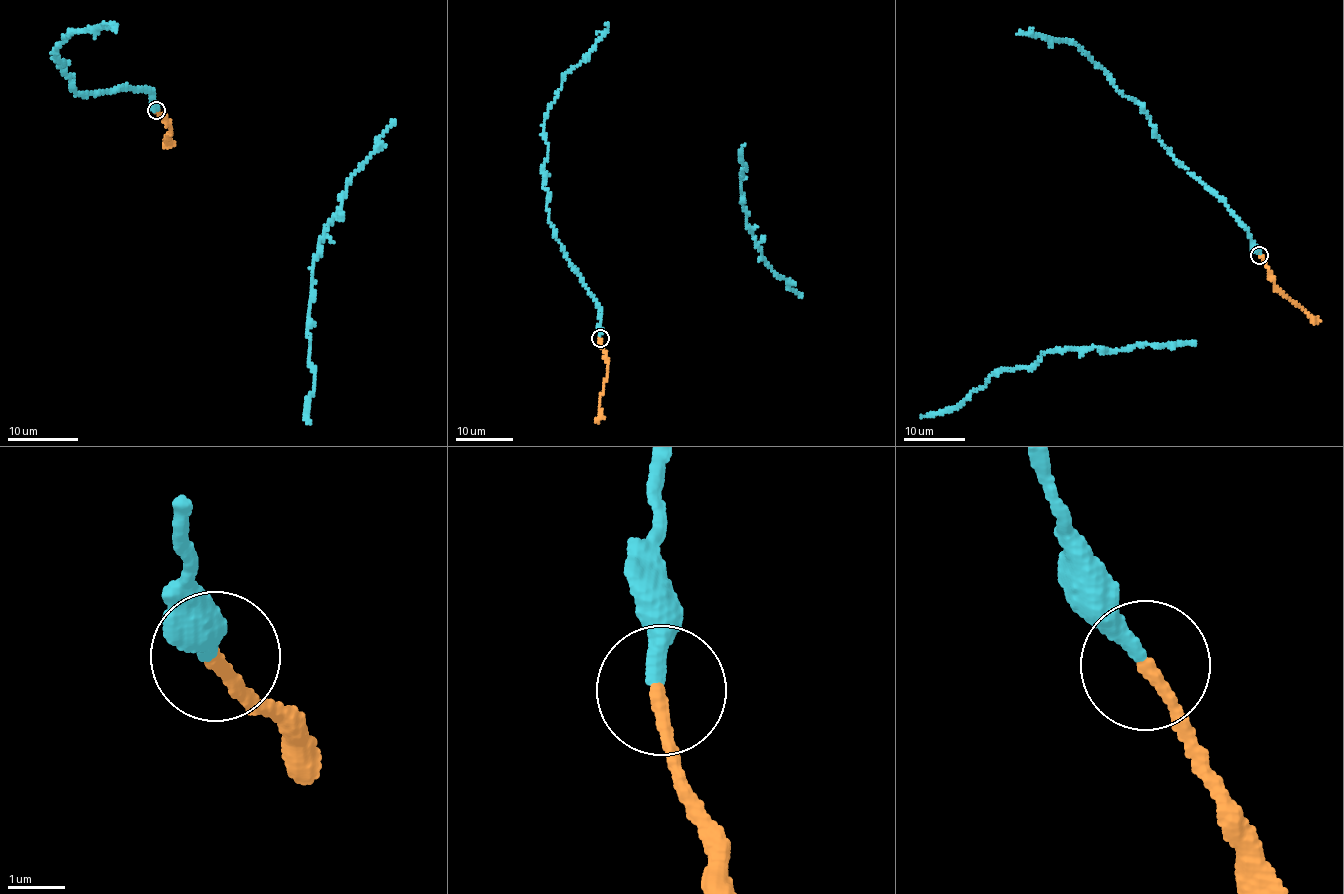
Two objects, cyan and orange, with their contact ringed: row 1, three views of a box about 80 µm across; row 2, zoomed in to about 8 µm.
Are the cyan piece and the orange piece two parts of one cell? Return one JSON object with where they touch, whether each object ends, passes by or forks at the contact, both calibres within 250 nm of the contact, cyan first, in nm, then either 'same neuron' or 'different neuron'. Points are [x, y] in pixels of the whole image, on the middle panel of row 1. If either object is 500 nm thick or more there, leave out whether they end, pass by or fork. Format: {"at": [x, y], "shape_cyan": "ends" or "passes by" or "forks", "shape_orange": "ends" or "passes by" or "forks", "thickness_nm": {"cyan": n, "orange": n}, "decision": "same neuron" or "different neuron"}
{"at": [600, 338], "shape_cyan": "ends", "shape_orange": "ends", "thickness_nm": {"cyan": 300, "orange": 240}, "decision": "different neuron"}

